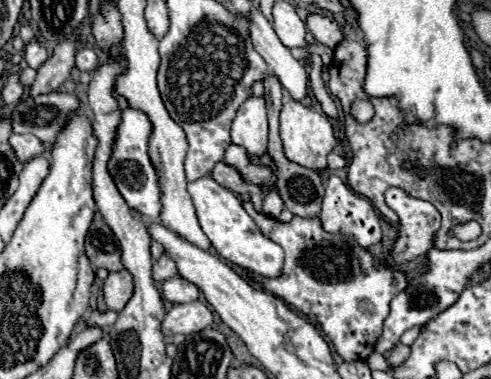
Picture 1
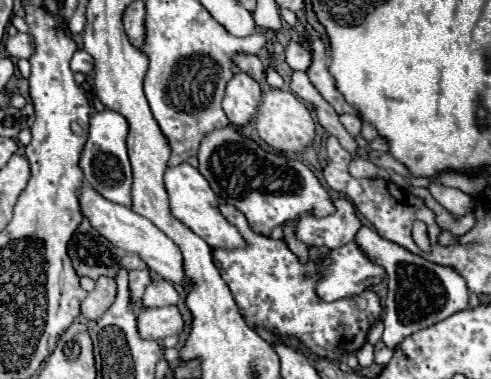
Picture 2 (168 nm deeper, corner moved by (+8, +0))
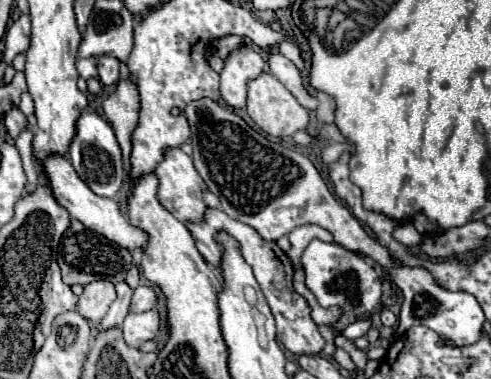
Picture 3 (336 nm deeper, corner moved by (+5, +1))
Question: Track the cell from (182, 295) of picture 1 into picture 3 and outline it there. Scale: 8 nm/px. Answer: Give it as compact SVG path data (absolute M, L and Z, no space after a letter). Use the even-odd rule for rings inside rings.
M137 286L133 300L131 300L131 312L145 312L157 306L157 294L153 290L153 286Z

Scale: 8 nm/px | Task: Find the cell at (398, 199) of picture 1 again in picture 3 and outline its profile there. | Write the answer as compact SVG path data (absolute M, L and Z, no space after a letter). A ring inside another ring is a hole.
M313 240L305 252L303 252L303 268L305 268L305 284L315 294L317 302L321 306L341 306L343 316L333 326L335 332L341 332L347 324L371 316L371 312L381 304L381 284L379 274L371 264L367 264L363 258L359 258L355 252L331 242Z

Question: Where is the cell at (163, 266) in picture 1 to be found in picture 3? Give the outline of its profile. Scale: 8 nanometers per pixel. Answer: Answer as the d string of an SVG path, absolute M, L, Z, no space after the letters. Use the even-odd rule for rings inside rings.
M119 282L119 284L115 284L115 288L117 288L117 300L111 304L107 316L101 320L99 330L105 330L105 328L111 328L111 326L123 324L125 316L129 314L131 292L133 292L133 288L131 288L127 282Z

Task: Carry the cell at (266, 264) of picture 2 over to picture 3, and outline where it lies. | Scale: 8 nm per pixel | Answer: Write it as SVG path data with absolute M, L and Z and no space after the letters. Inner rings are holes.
M211 208L205 214L205 222L201 224L187 224L187 228L191 230L199 252L203 254L203 258L207 260L209 266L213 266L219 272L219 256L223 256L223 250L219 248L219 240L215 240L215 232L227 232L231 234L243 252L243 260L247 260L247 264L253 268L255 280L261 286L261 292L273 312L275 324L277 324L277 340L293 354L319 354L325 346L323 336L319 334L319 326L313 322L311 318L311 308L307 304L307 300L303 296L299 296L293 288L293 264L287 258L287 254L277 246L277 242L267 242L259 236L259 232L255 232L255 228L233 220L231 216L227 216L223 210L219 208Z

